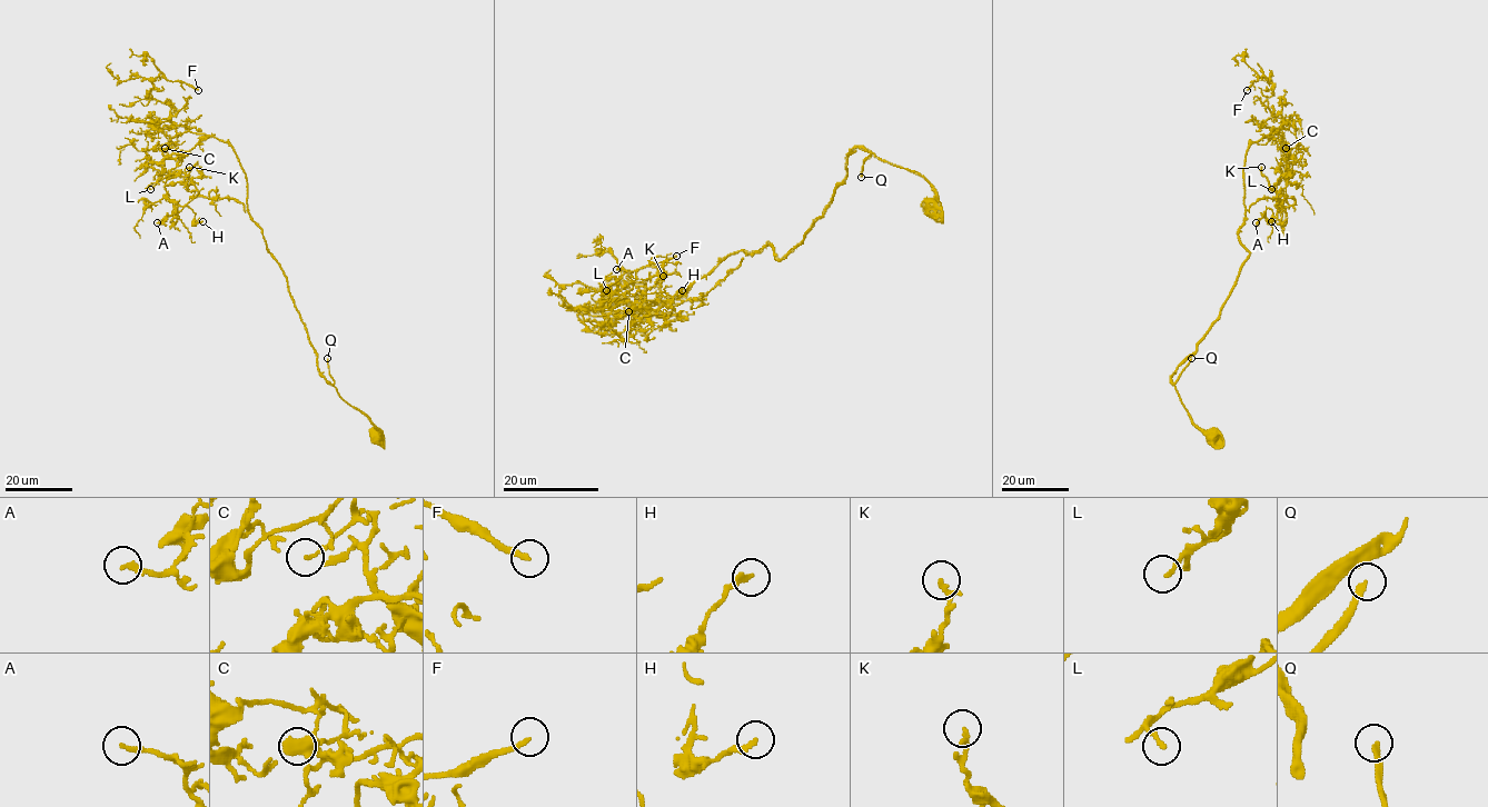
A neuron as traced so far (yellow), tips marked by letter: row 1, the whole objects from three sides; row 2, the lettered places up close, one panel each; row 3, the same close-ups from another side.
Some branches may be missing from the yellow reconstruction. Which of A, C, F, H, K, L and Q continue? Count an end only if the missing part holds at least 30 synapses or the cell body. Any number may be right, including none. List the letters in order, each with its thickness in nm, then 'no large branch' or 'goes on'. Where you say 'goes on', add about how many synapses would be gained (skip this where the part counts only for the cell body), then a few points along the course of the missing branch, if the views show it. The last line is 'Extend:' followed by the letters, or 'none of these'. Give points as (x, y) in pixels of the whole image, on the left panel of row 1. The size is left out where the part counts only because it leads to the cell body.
A: 180 nm | no large branch
C: 100 nm | no large branch
F: 190 nm | no large branch
H: 200 nm | no large branch
K: 200 nm | no large branch
L: 130 nm | no large branch
Q: 200 nm | goes on | 750 syn
Extend: Q

